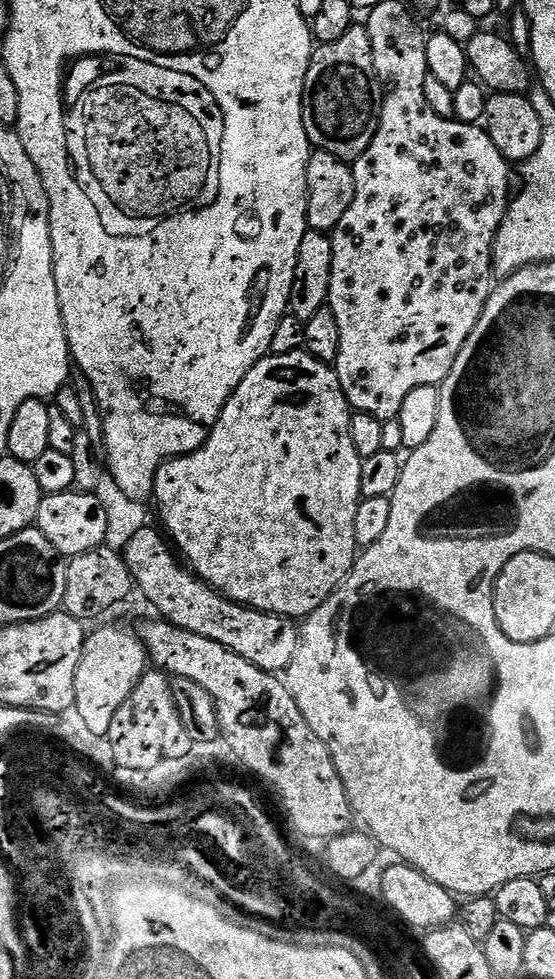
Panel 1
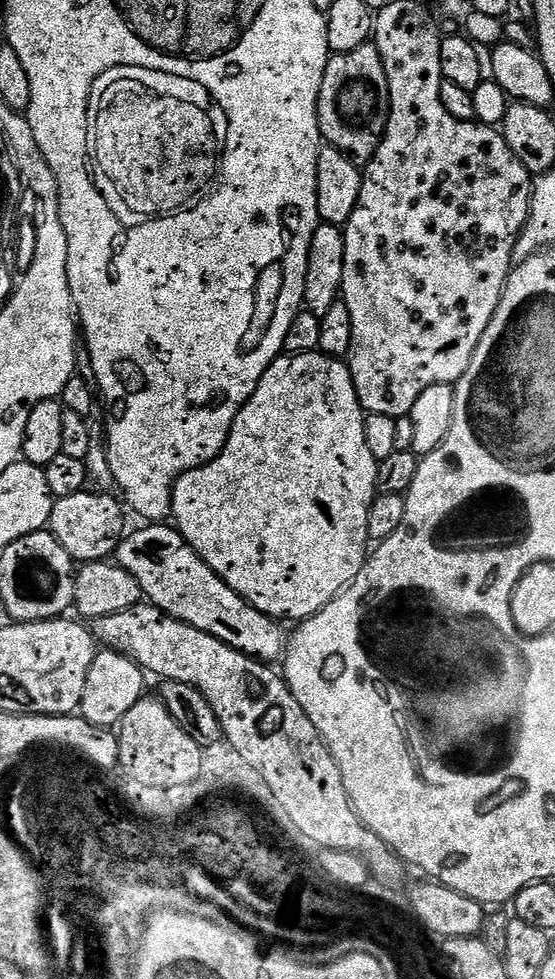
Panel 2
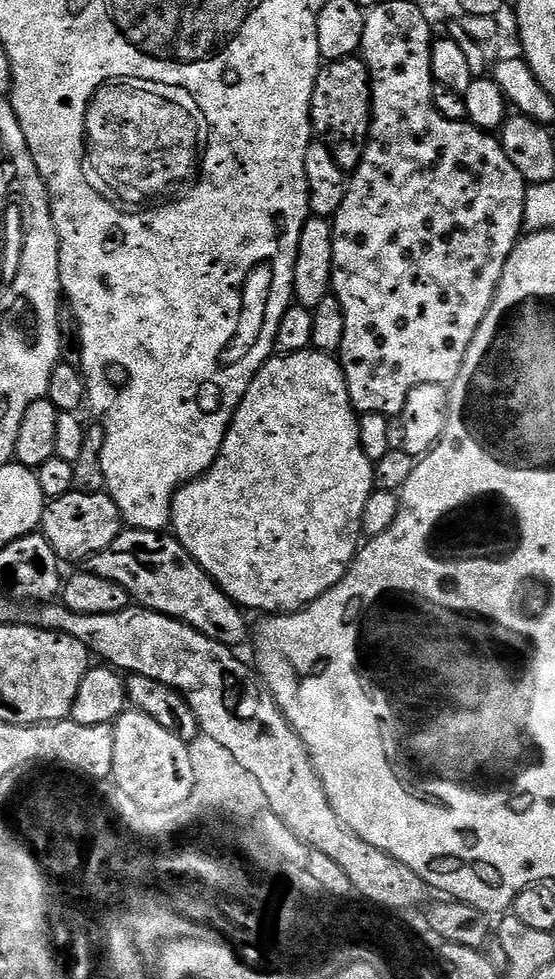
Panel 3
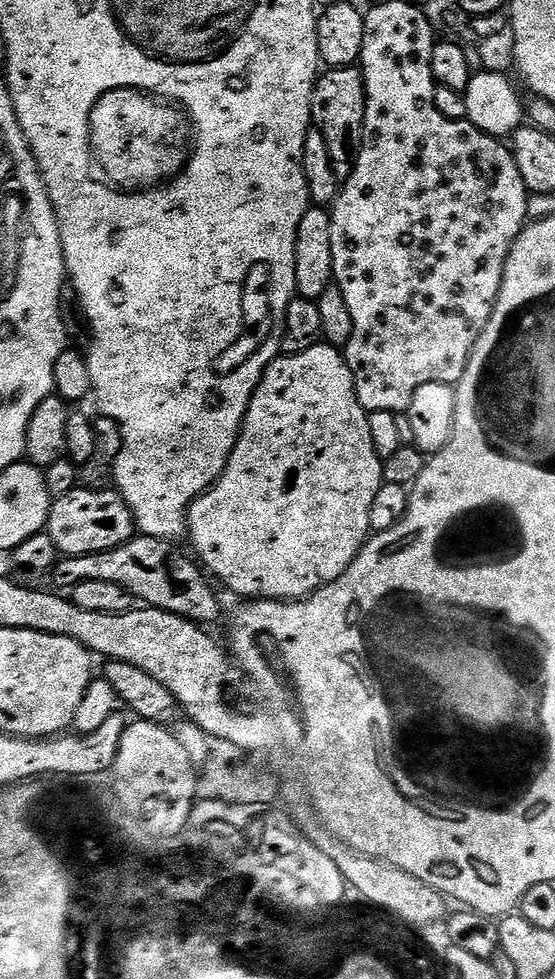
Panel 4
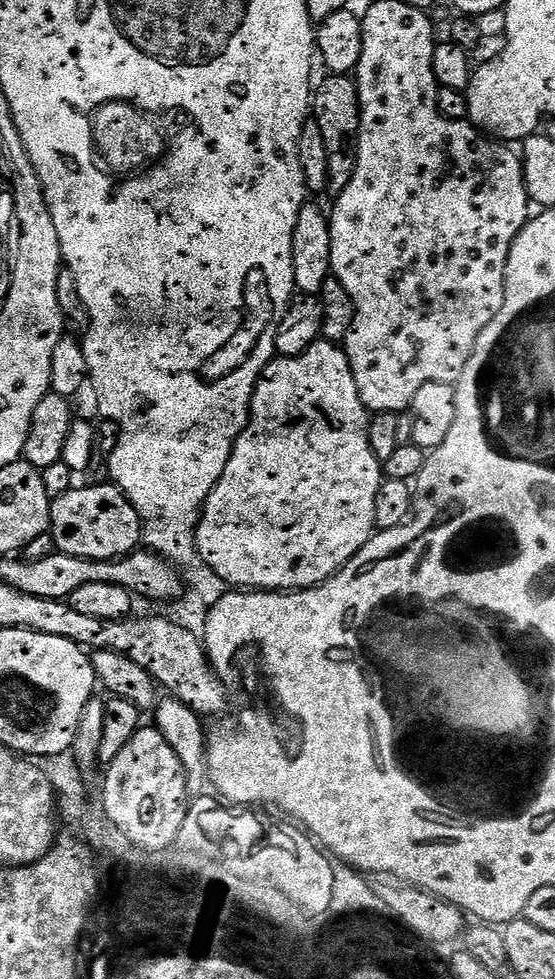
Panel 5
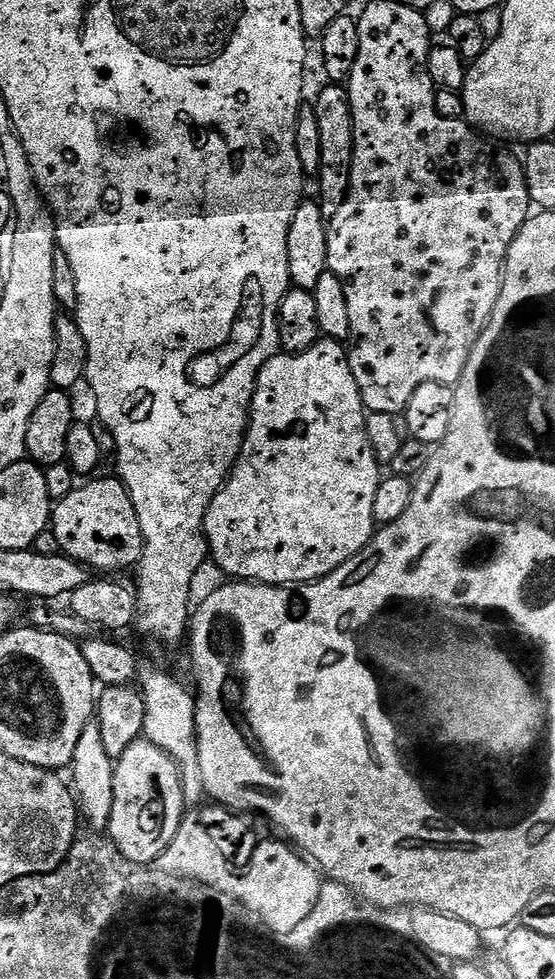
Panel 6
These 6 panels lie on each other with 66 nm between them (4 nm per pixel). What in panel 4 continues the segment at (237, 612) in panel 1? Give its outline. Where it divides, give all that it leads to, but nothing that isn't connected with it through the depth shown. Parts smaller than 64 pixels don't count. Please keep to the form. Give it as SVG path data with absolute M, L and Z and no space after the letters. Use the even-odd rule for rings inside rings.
M136 534L117 548L61 559L52 569L50 580L60 590L77 588L82 582L114 582L114 586L125 588L141 605L173 612L176 616L208 626L211 620L220 616L220 604L208 585L209 577L191 555L183 556L176 548L179 547L167 540Z

